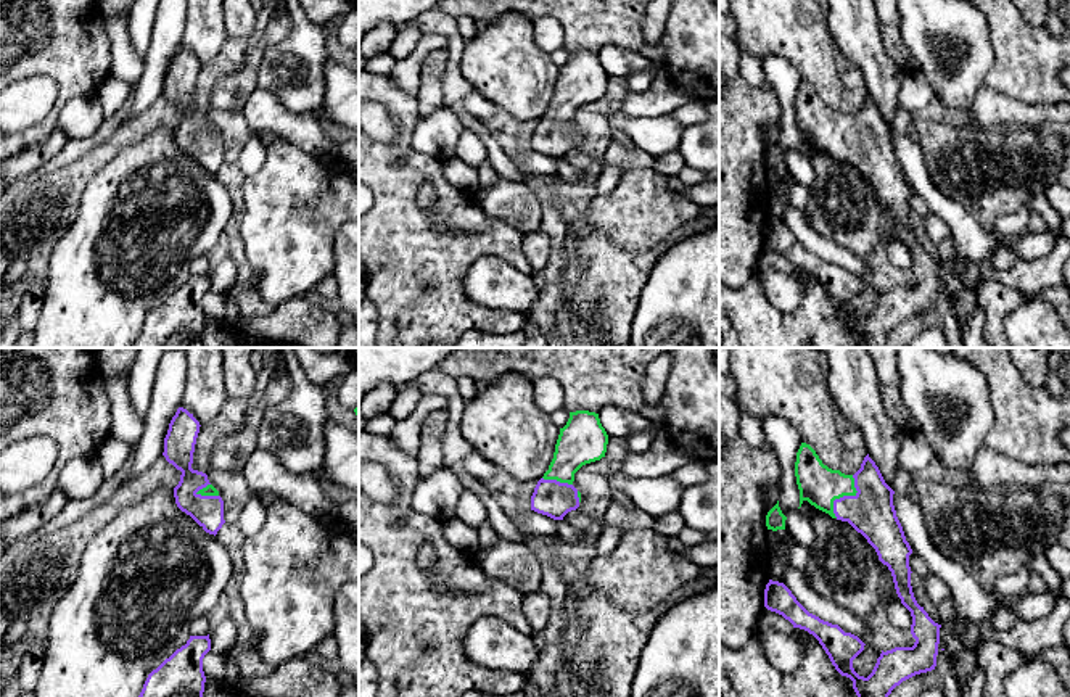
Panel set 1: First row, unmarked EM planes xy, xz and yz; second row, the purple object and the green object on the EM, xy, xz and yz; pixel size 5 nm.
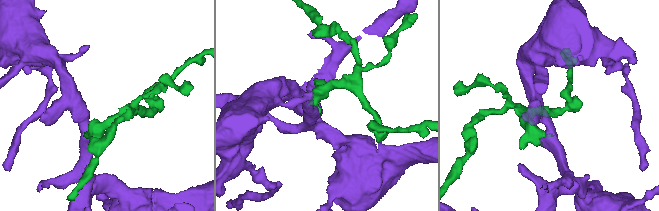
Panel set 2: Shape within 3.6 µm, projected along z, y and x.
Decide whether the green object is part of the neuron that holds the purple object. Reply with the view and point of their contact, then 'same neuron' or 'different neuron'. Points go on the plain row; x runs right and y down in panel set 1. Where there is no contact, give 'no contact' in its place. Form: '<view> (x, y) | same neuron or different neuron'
yz (845, 136) | same neuron

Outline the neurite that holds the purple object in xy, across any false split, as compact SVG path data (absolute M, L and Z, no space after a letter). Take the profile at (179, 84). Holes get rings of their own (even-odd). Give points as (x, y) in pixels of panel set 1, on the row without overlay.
M179 47L164 77L163 95L182 111L174 127L177 146L190 155L206 172L217 174L225 163L224 140L209 122L208 114L191 108L200 61L187 48Z

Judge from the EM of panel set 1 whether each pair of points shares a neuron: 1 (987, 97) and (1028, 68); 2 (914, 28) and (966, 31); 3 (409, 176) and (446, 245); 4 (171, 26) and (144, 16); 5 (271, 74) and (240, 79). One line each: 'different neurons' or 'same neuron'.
1: different neurons
2: same neuron
3: same neuron
4: different neurons
5: different neurons

